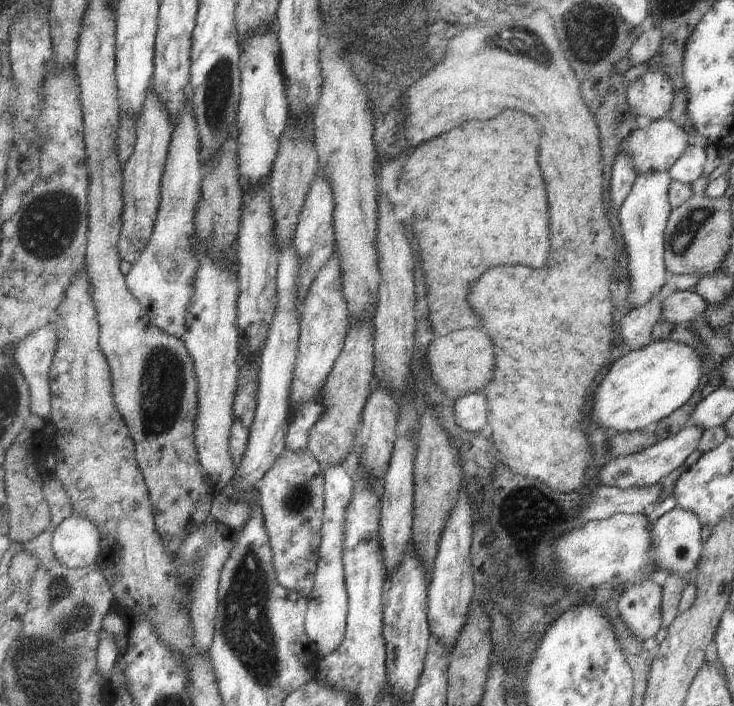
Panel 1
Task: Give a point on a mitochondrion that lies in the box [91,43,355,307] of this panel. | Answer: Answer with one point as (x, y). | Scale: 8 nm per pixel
(219, 77)

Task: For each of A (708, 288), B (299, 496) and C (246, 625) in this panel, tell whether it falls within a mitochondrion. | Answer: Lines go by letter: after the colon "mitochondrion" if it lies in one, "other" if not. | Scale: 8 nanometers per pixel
A: other
B: mitochondrion
C: mitochondrion

